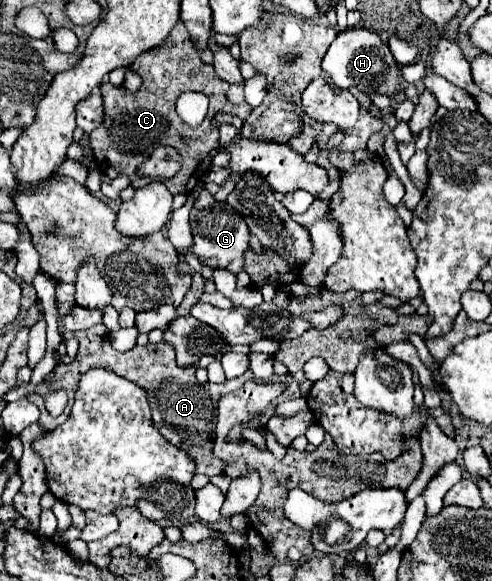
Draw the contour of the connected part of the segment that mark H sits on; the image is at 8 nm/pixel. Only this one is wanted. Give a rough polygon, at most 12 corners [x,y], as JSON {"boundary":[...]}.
{"boundary":[[338,33],[322,69],[338,89],[396,95],[400,65],[376,33]]}

